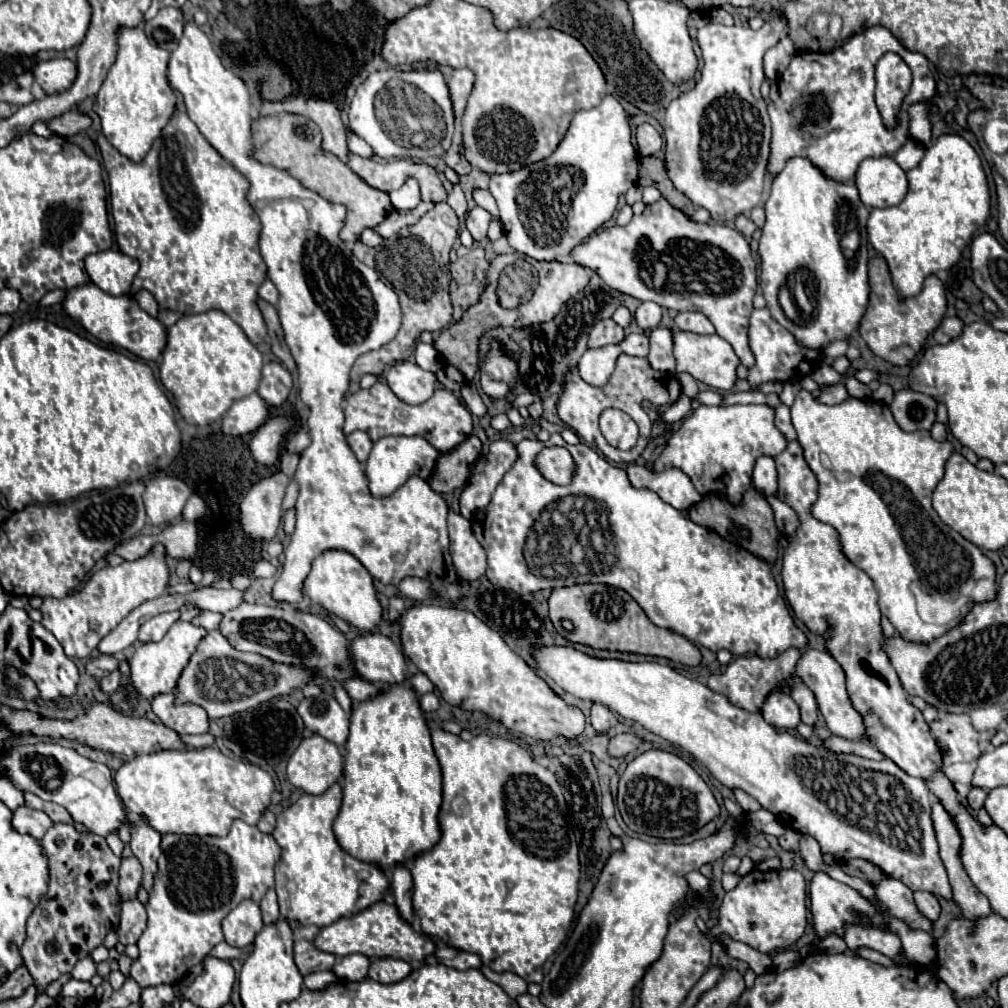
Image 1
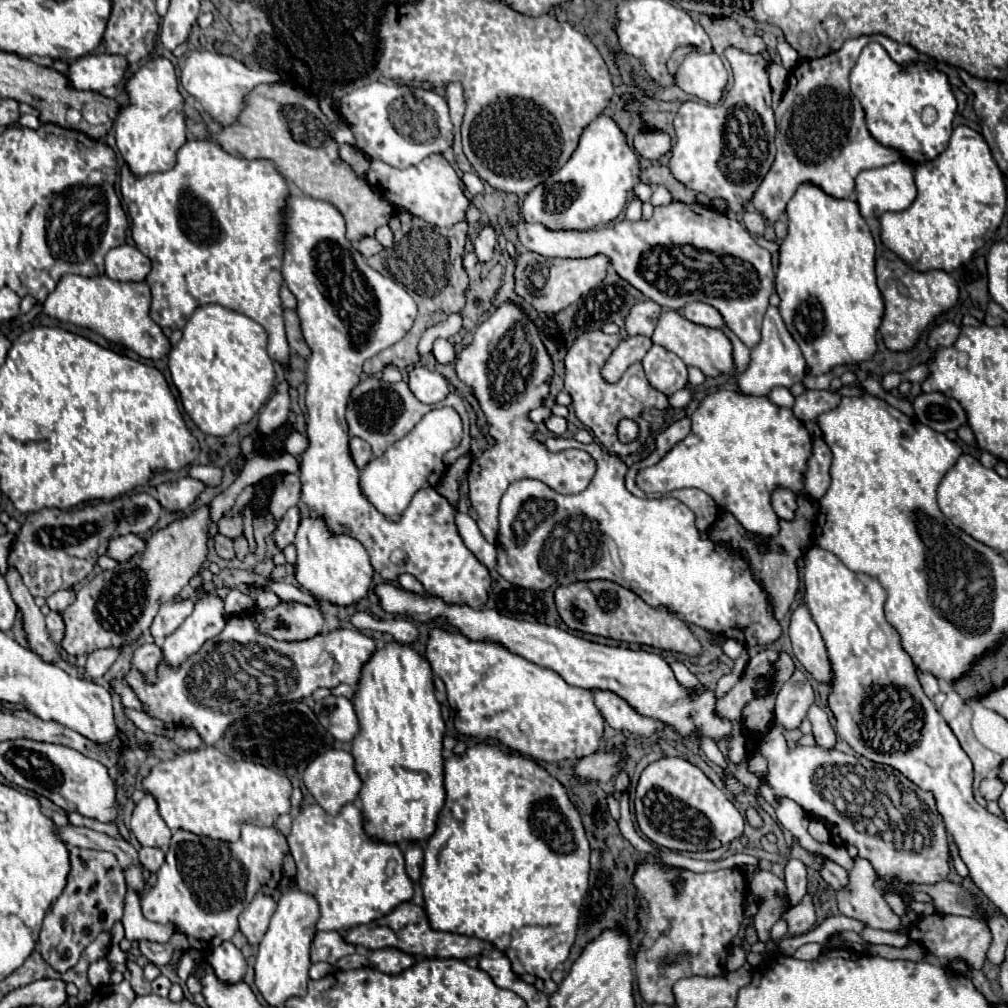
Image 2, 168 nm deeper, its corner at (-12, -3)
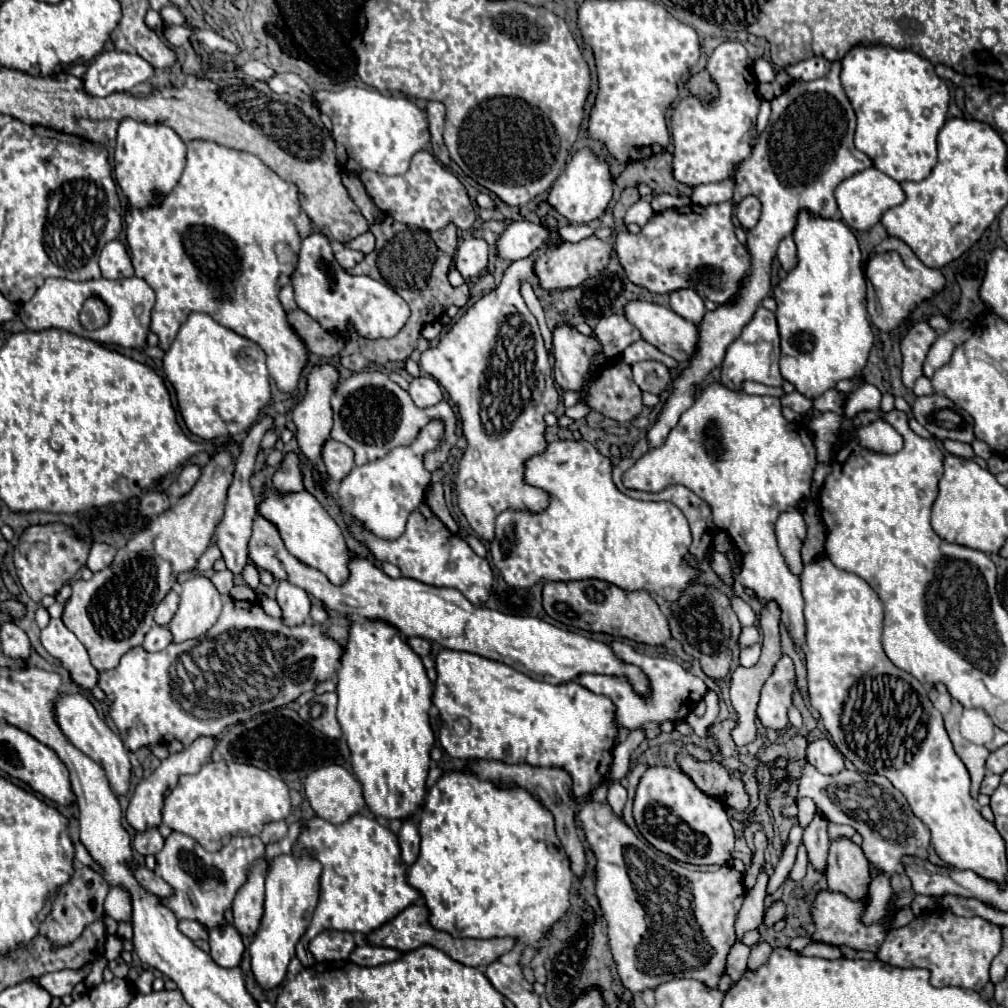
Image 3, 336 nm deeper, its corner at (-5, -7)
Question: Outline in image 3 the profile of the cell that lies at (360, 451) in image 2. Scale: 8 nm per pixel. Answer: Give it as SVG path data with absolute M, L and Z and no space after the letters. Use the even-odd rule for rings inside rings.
M327 440L327 444L323 446L323 464L327 476L333 482L341 482L355 466L353 450L347 448L343 442Z

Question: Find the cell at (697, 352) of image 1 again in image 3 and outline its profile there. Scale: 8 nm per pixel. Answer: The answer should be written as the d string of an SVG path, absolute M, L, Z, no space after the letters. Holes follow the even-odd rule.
M631 302L625 308L625 316L627 320L637 326L637 330L641 332L641 338L647 340L649 344L653 344L659 352L675 358L681 364L687 364L699 346L699 330L695 324L683 320L681 316L677 316L671 308L663 308L659 304L651 304L651 302Z

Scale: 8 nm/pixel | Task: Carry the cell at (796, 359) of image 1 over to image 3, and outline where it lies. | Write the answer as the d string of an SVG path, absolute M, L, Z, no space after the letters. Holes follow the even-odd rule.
M759 306L755 310L751 322L743 328L741 336L727 348L723 368L721 368L721 384L735 392L743 392L745 380L759 382L765 386L781 386L785 382L785 378L781 376L779 358L781 358L781 352L779 352L779 332L777 332L775 314L769 312L767 308Z

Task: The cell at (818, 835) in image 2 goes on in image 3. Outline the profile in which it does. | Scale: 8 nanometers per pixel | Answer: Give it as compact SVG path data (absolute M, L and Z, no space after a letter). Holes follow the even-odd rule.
M797 800L797 808L799 808L799 816L797 816L797 822L801 828L807 828L817 812L815 808L815 802L813 800Z

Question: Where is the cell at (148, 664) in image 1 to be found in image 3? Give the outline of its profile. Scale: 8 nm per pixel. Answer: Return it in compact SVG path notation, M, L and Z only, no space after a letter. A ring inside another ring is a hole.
M197 576L181 584L179 610L169 622L173 642L181 644L205 636L221 612L221 596L209 578Z

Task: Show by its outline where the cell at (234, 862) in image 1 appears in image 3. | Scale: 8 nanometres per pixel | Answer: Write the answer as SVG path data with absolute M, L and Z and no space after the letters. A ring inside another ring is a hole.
M171 832L165 838L163 850L155 856L155 874L173 890L171 896L161 898L161 904L173 910L179 920L195 920L207 930L219 928L225 924L225 912L231 908L239 888L247 882L251 866L263 856L265 844L259 836L235 836L223 850L207 852L197 840L179 832Z

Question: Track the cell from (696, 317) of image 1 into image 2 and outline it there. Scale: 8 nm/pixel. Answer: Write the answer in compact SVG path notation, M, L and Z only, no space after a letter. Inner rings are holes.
M694 302L694 304L686 304L682 310L684 318L688 318L694 324L702 324L702 326L710 326L710 328L722 328L724 320L720 316L720 312L704 302Z

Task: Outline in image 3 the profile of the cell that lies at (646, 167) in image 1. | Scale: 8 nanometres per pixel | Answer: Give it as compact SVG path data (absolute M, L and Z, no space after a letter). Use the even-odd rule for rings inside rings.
M669 152L655 154L645 160L631 162L623 174L619 174L617 184L621 188L627 186L637 186L637 184L647 184L653 192L661 194L673 194L673 196L691 196L691 188L685 184L679 184L673 174L671 174L671 160L673 156Z

